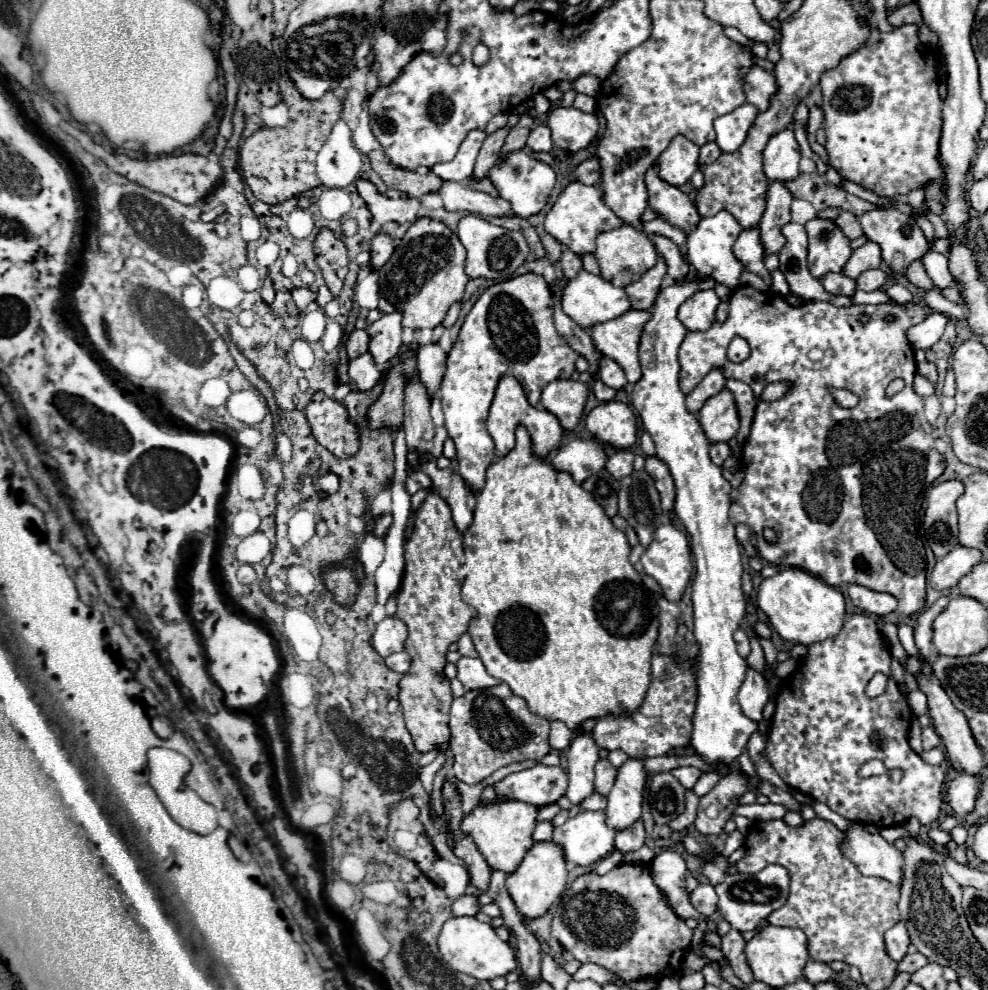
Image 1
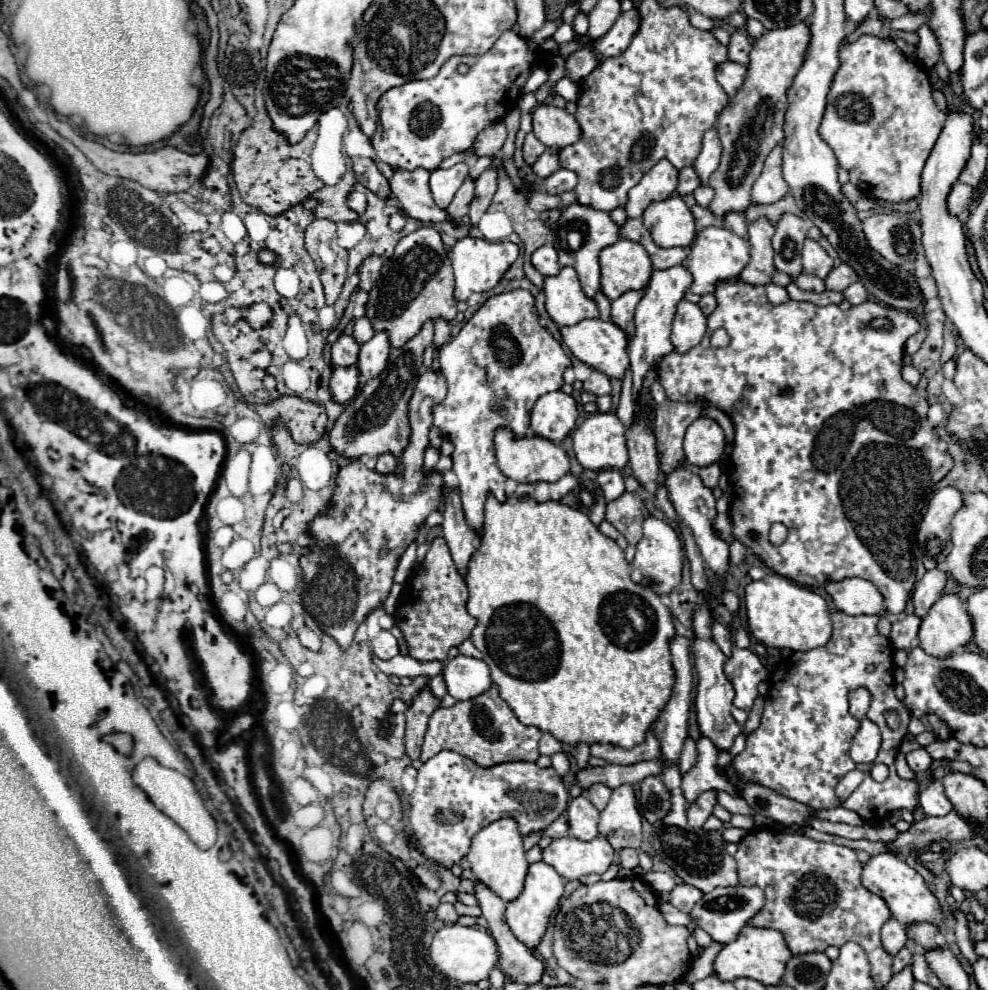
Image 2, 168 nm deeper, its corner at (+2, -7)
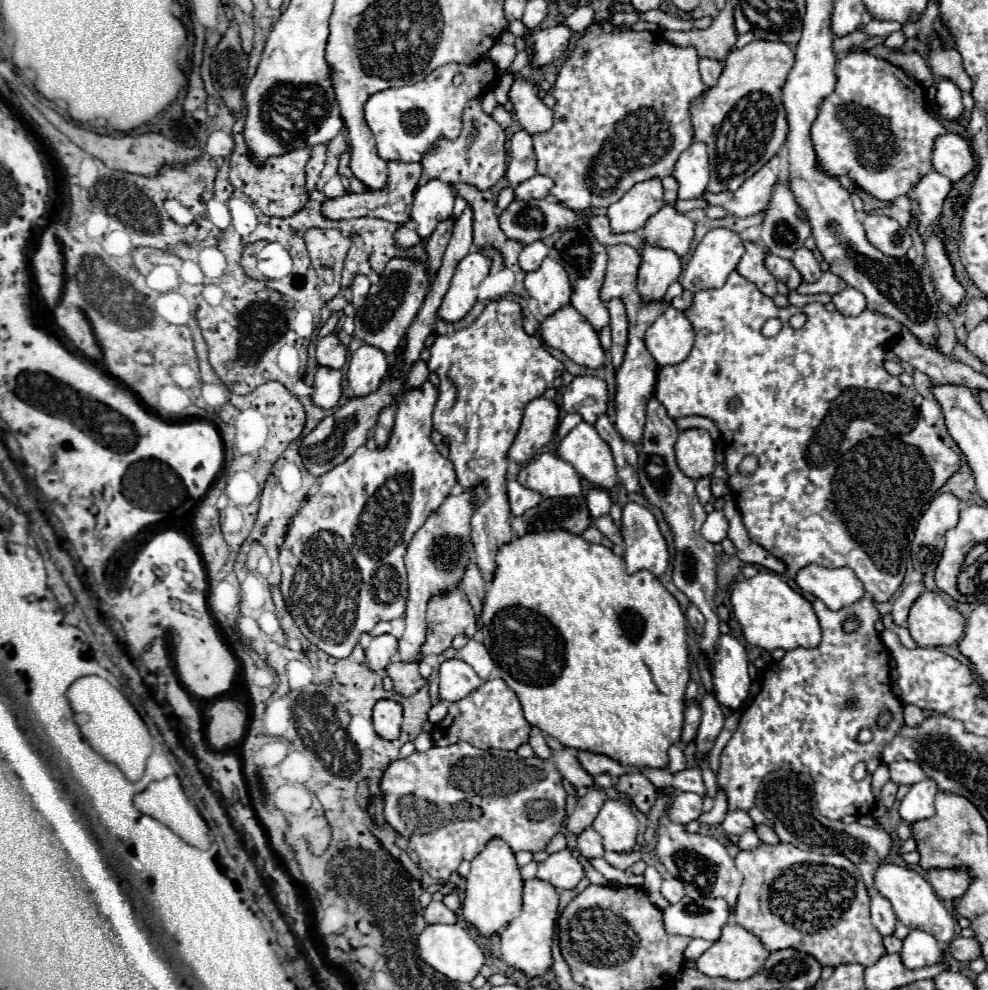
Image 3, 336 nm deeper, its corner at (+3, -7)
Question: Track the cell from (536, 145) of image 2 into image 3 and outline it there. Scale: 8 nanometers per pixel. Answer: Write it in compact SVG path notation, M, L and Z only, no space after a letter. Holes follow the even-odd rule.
M521 129L511 137L511 161L505 177L511 187L517 187L519 183L531 179L533 175L535 175L533 137Z

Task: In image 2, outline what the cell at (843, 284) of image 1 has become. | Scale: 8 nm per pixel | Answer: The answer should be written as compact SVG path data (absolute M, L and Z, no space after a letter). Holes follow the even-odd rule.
M802 273L802 275L798 275L798 279L792 279L792 283L796 283L796 285L798 285L800 289L804 289L804 291L816 291L816 293L824 291L824 281L818 279L816 275L806 275L806 273Z

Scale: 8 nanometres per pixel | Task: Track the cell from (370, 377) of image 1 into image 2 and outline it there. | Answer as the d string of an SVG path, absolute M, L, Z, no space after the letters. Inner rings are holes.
M336 367L330 377L330 393L336 403L348 403L354 399L360 385L358 369L352 367Z

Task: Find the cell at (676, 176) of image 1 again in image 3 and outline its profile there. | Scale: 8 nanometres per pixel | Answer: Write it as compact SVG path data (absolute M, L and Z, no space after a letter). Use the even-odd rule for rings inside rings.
M659 177L635 183L607 211L613 231L637 231L663 207L663 185Z

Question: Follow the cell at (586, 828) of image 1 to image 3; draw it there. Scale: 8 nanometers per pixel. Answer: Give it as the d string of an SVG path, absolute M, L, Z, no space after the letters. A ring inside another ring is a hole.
M569 849L551 853L545 861L539 863L537 877L549 881L557 889L575 889L583 879L583 869L577 857L571 855Z

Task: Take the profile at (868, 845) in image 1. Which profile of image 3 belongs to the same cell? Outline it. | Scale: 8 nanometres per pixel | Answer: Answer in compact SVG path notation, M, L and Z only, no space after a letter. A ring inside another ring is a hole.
M883 863L877 867L877 871L873 875L873 885L879 891L879 895L883 895L885 899L891 901L897 919L903 925L907 925L911 931L919 929L919 931L931 933L941 943L949 943L953 939L955 919L947 911L943 901L935 895L931 883L919 871L909 869L909 867L901 867L901 865L893 865L893 863Z

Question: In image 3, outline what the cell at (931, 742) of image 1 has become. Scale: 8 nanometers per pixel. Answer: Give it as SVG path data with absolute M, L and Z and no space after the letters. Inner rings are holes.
M895 761L889 765L889 771L891 771L891 779L899 785L905 785L905 783L919 783L925 779L925 773L923 773L923 767L915 761Z

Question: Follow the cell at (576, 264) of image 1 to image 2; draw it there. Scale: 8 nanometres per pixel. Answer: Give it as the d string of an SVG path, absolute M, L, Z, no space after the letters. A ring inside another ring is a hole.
M546 243L546 245L542 245L538 251L534 251L534 253L530 255L530 263L532 263L532 267L534 267L538 273L542 273L544 277L546 277L546 275L556 275L556 273L560 271L558 255L556 255L556 251L554 251L554 247L552 247L550 243Z

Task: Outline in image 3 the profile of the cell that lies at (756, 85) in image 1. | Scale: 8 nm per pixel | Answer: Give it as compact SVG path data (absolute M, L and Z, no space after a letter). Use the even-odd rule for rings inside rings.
M701 59L699 61L699 71L701 71L703 83L707 87L713 87L713 85L717 85L719 75L723 73L723 63L717 61L717 59Z

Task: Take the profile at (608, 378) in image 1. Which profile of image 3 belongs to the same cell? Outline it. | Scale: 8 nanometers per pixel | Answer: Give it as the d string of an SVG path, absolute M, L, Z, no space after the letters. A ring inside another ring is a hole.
M593 375L575 377L573 383L563 389L561 407L565 413L579 413L587 423L595 423L597 415L607 411L607 385L605 385L605 381L599 377L593 377Z

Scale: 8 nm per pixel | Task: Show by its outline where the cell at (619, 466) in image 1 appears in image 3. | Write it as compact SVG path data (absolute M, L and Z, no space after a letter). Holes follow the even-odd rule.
M593 487L589 493L587 493L587 499L589 499L589 513L593 515L593 519L609 513L613 501L611 501L611 495L609 491L601 489L601 487Z

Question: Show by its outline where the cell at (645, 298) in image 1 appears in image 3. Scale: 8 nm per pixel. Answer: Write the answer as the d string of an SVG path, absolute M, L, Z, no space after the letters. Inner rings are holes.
M611 299L607 301L607 309L611 313L611 335L613 335L613 345L609 349L611 353L611 363L613 369L617 371L623 363L625 351L627 351L627 343L629 343L629 331L627 331L627 311L625 311L625 303L621 299Z

